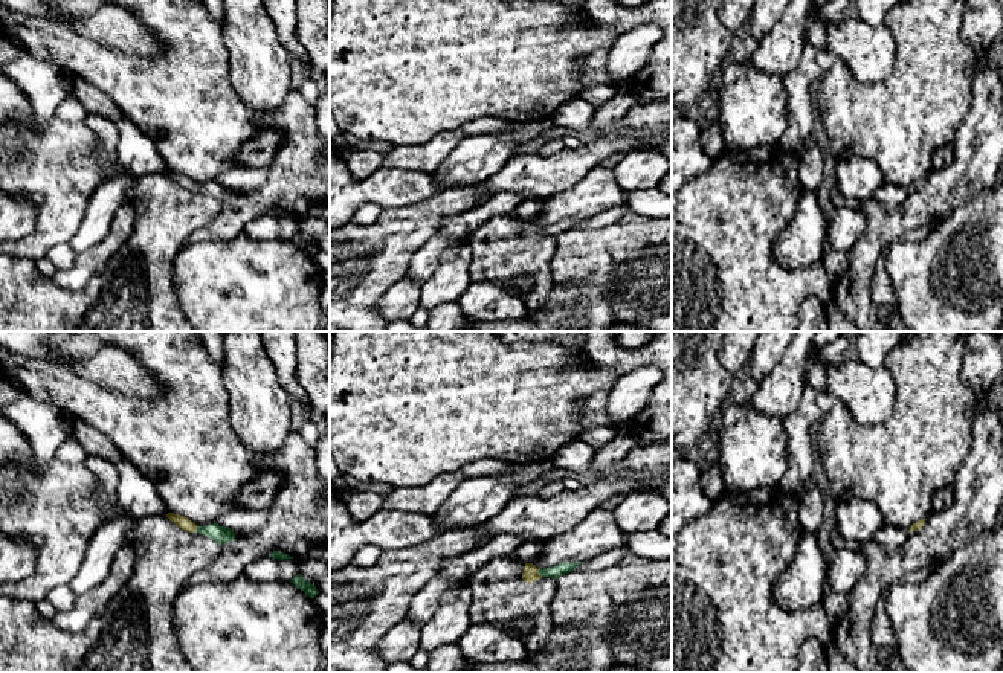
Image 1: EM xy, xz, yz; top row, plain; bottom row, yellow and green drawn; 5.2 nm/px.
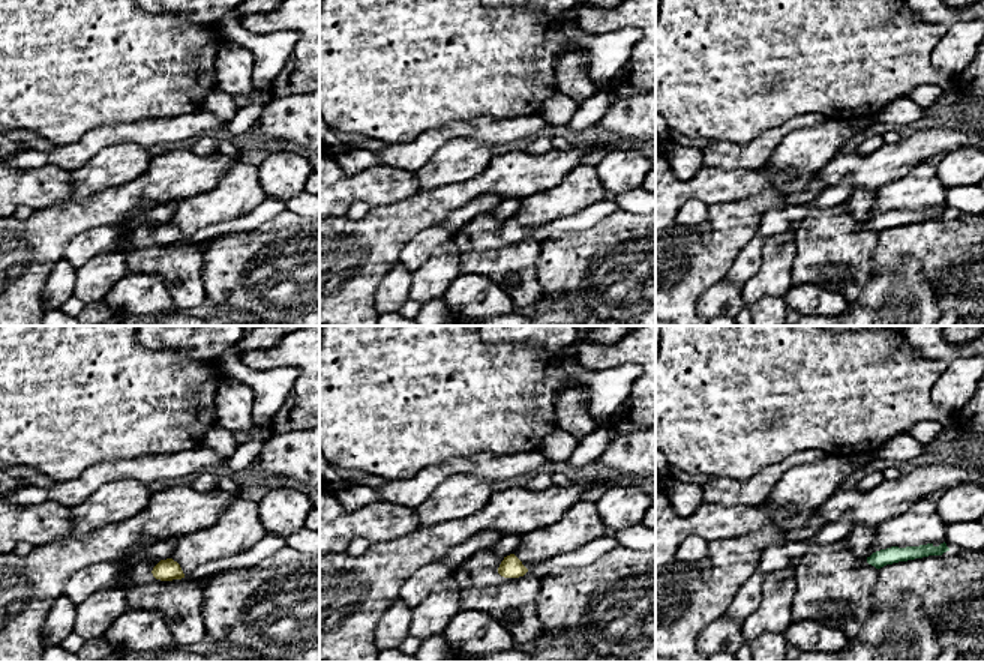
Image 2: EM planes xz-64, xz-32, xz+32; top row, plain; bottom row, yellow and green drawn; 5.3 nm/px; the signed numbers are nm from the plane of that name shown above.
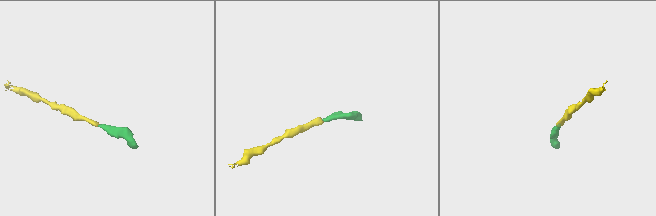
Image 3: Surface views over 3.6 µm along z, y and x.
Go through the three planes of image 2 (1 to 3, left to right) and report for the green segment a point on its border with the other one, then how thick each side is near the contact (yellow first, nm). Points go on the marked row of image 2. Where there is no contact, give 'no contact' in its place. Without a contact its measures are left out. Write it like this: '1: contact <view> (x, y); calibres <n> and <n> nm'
1: no contact
2: no contact
3: no contact

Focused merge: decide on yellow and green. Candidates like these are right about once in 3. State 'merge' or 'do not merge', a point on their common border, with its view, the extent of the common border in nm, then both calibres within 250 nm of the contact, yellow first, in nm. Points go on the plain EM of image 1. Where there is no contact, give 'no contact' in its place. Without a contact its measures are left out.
merge | xz (538, 231) | 50 nm | 90/70 nm

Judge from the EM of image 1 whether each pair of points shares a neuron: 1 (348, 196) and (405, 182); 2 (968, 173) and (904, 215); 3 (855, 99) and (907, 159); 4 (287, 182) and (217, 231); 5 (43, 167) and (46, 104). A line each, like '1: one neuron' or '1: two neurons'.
1: one neuron
2: one neuron
3: one neuron
4: one neuron
5: two neurons

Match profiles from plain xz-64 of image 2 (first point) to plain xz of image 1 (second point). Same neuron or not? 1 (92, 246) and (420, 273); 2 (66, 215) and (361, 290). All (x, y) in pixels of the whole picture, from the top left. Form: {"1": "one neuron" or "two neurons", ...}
{"1": "one neuron", "2": "one neuron"}

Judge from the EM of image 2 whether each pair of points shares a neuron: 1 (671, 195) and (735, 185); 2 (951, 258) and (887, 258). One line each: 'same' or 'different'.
1: same
2: same

